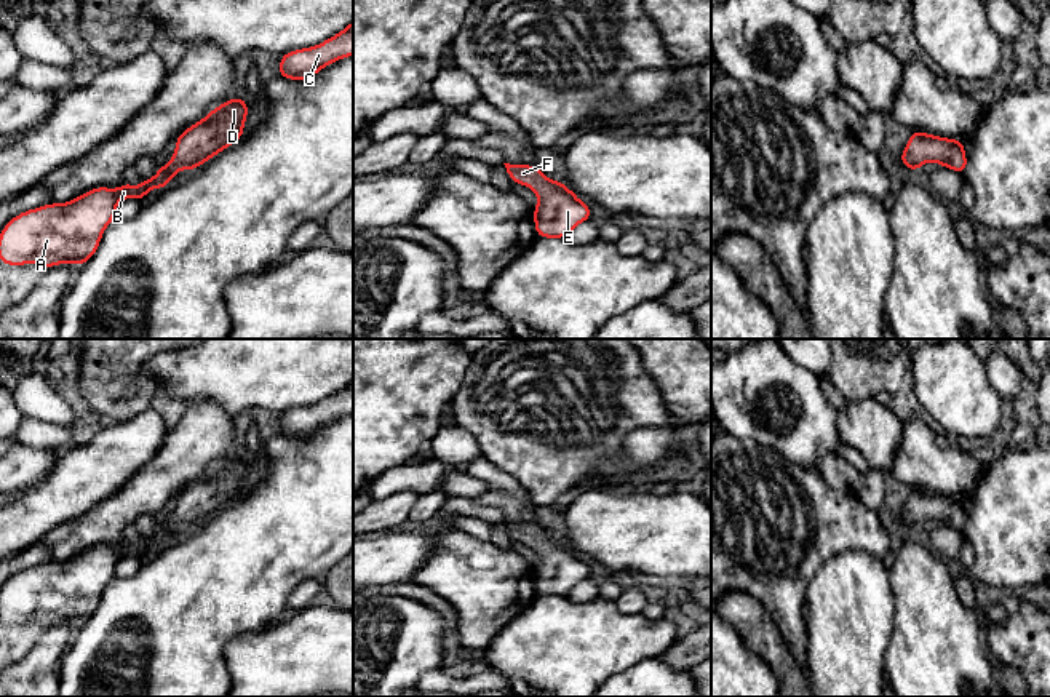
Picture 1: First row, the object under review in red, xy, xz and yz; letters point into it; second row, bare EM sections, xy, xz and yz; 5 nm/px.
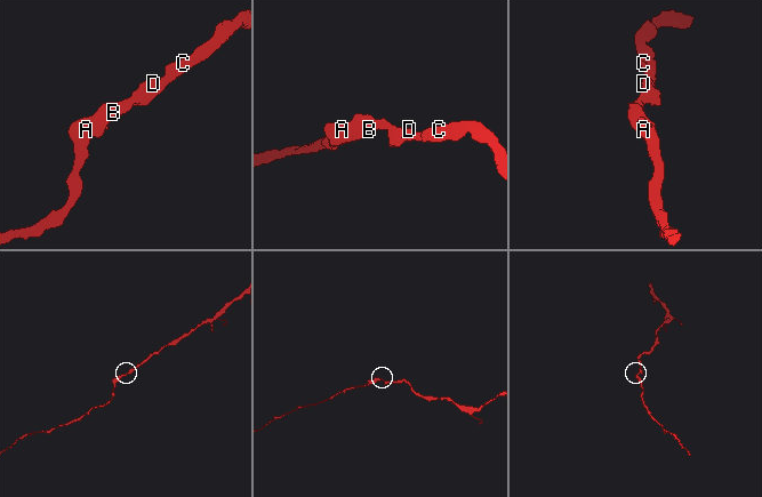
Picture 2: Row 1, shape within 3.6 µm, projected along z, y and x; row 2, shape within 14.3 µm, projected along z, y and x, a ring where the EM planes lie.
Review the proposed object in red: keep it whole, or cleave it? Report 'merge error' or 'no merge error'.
no merge error

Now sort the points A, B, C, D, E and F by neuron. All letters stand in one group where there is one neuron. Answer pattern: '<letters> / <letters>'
A B C D E F

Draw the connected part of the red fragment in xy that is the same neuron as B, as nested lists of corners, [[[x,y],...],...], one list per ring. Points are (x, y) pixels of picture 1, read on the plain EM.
[[[238,454],[213,467],[203,478],[176,496],[174,513],[139,545],[96,545],[67,560],[34,566],[14,574],[0,590],[0,619],[6,623],[86,622],[97,609],[102,591],[115,577],[123,556],[144,558],[150,547],[165,547],[182,526],[192,529],[235,502],[248,476],[248,459]]]

